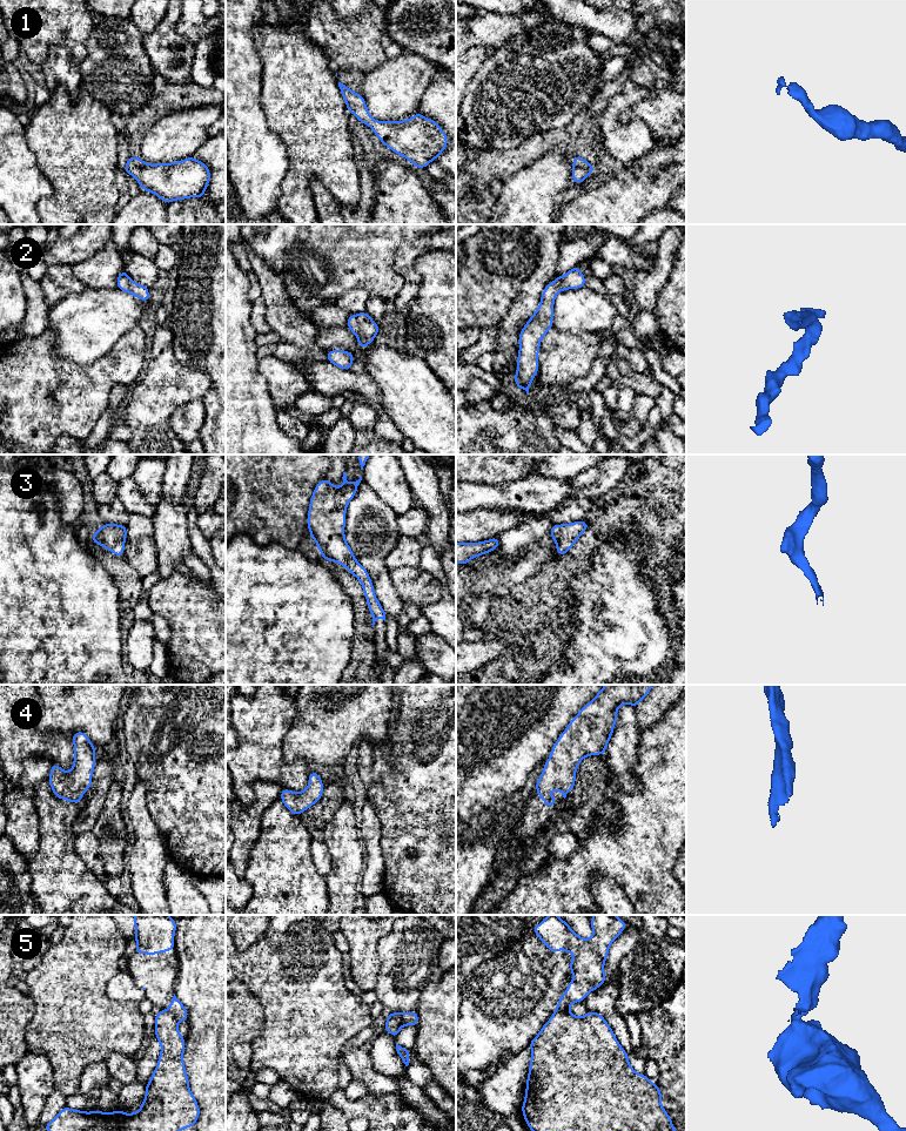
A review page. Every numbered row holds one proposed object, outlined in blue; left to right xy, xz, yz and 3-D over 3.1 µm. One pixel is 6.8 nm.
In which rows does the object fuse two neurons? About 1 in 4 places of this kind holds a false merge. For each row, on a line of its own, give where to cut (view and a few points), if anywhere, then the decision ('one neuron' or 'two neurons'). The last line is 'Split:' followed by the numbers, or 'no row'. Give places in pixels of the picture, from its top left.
1: no cut | one neuron
2: no cut | one neuron
3: no cut | one neuron
4: no cut | one neuron
5: yz (568, 1009), (555, 1012) | two neurons
Split: 5

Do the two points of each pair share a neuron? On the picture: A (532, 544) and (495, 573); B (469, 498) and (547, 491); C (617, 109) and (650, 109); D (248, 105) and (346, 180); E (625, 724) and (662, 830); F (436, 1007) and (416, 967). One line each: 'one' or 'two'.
A: one
B: one
C: two
D: two
E: two
F: two

